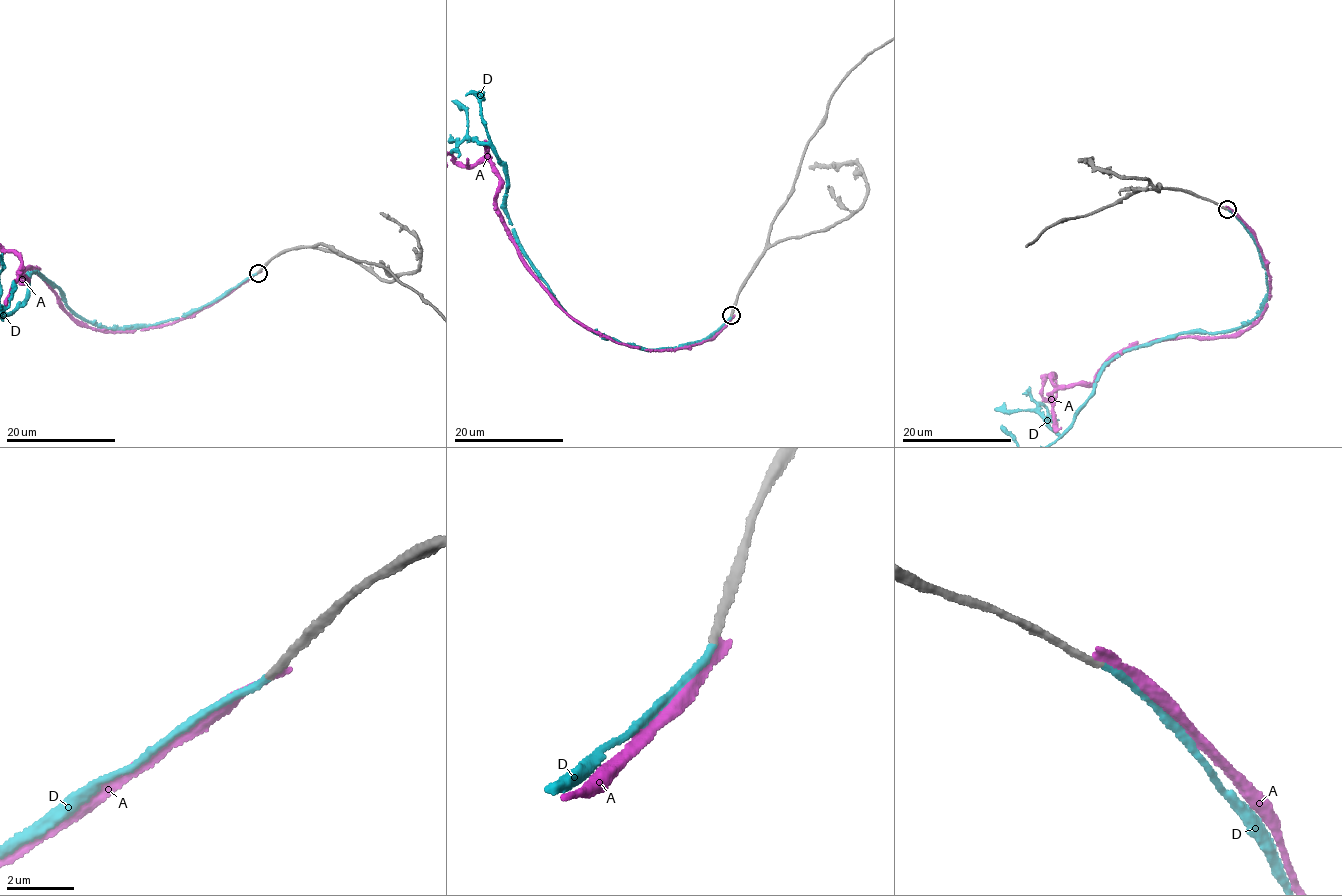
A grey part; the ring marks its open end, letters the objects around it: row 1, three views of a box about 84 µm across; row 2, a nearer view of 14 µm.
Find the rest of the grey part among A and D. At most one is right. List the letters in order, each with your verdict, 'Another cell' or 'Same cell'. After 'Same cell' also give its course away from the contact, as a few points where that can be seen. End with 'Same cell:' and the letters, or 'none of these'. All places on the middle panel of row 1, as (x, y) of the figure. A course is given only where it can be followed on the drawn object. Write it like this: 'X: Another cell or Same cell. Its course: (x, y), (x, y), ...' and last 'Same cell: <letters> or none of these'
A: Another cell
D: Same cell. Its course: (731, 316), (707, 337), (651, 349), (580, 325), (514, 231), (509, 184), (489, 145), (463, 140), (457, 157)
Same cell: D

